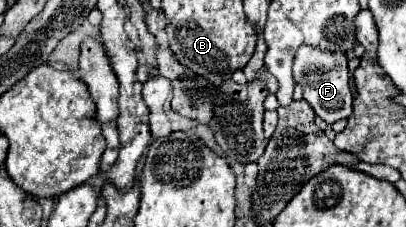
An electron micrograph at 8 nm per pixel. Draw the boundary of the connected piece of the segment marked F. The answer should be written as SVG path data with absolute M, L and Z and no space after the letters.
M301 47L301 51L297 51L293 75L303 87L303 97L307 99L307 103L329 125L339 119L347 119L353 113L353 95L349 87L345 55L333 55L329 51L313 51L313 47Z

